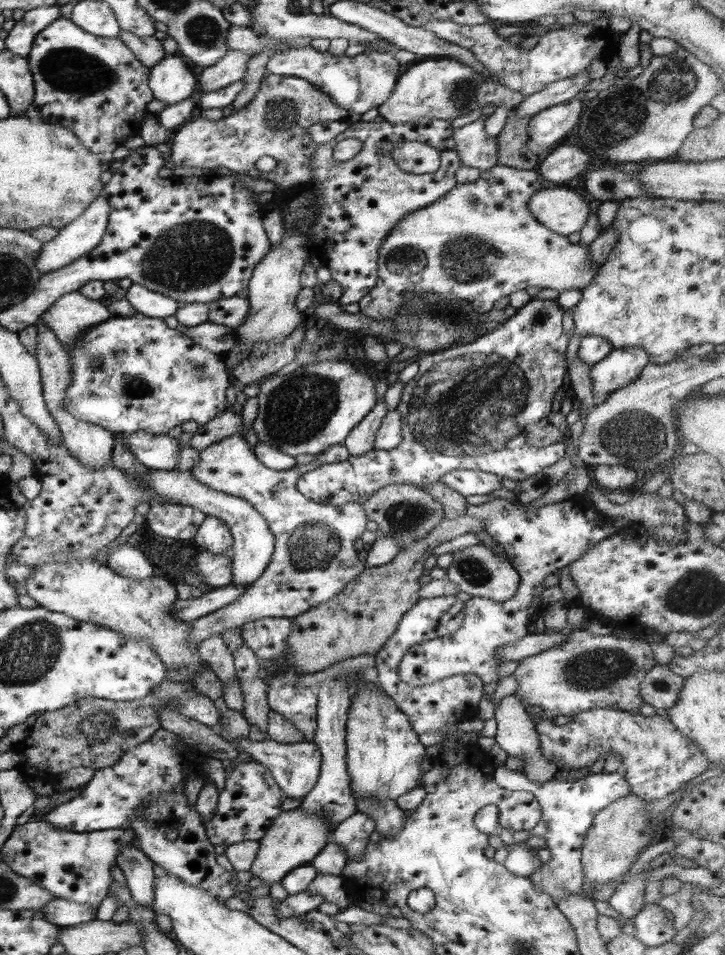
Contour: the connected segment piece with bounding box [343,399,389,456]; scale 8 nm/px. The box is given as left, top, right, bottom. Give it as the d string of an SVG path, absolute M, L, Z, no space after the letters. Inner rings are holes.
M384 399L378 401L374 409L362 419L352 432L348 434L343 445L352 456L364 456L367 452L376 450L375 438L382 419L389 411Z

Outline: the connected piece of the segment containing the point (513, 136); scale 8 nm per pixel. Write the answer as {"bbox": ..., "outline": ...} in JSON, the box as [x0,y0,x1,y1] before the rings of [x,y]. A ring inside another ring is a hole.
{"bbox":[497,108,542,170],"outline":[[[517,108],[509,110],[506,125],[497,141],[497,164],[519,170],[537,170],[542,155],[527,144],[528,123],[532,116],[518,116]]]}

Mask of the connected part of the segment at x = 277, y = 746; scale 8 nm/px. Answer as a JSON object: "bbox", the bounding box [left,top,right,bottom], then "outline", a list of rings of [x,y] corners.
{"bbox":[234,736,321,800],"outline":[[[242,736],[242,738],[235,741],[234,745],[237,746],[238,750],[249,754],[253,761],[266,766],[288,798],[294,798],[294,800],[304,798],[318,782],[321,755],[312,741],[287,744],[267,738],[264,741],[258,742],[258,740],[254,740],[252,742],[248,736]]]}

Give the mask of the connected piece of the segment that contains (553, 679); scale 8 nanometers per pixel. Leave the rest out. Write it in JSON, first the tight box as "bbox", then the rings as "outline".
{"bbox":[513,629,657,723],"outline":[[[586,629],[574,630],[565,636],[565,640],[559,646],[552,646],[540,654],[519,661],[518,668],[513,674],[518,682],[518,690],[513,696],[516,696],[524,706],[528,704],[542,708],[540,714],[532,716],[535,723],[538,720],[554,719],[560,714],[575,716],[596,707],[638,713],[644,703],[644,698],[640,695],[640,684],[651,668],[657,665],[649,643],[642,640],[639,635],[633,640],[625,640],[613,635],[595,636]]]}

